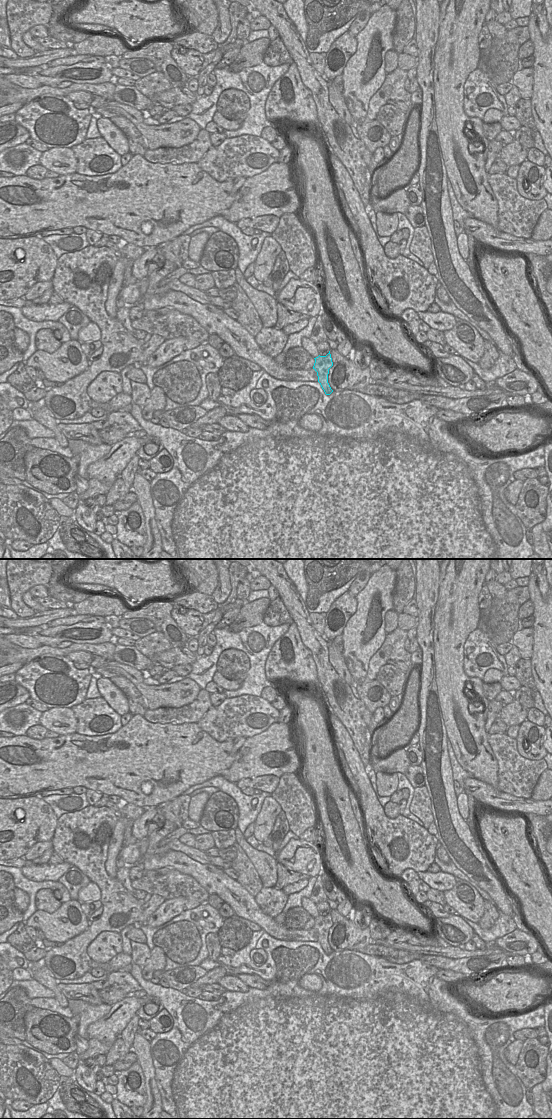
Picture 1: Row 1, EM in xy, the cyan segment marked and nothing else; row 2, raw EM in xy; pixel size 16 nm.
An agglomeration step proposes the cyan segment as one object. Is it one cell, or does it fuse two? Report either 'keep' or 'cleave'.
keep

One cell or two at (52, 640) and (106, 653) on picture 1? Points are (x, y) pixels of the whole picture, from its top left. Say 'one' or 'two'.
two

